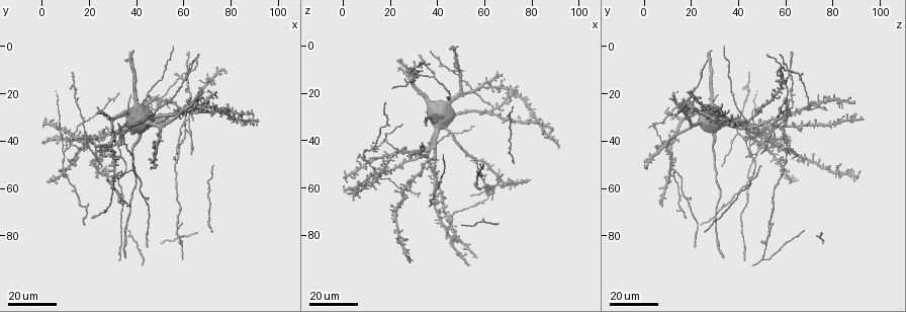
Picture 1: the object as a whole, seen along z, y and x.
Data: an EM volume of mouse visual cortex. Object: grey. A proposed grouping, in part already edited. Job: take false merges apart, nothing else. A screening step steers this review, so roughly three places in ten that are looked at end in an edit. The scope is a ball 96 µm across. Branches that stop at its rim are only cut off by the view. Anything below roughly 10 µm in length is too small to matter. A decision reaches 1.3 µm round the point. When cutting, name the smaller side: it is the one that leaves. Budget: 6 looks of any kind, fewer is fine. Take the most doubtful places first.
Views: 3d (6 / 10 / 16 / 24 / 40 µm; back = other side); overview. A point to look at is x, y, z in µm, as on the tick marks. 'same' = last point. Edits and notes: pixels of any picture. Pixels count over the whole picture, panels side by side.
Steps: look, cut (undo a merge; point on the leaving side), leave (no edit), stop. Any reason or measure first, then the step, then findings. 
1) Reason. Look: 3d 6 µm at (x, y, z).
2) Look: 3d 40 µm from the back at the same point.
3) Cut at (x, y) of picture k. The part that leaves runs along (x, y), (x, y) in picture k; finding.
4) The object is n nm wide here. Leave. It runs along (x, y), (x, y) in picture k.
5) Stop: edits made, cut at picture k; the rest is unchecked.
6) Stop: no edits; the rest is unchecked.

Three arms meet. Look: 3d 24 µm at (17, 36, 39).

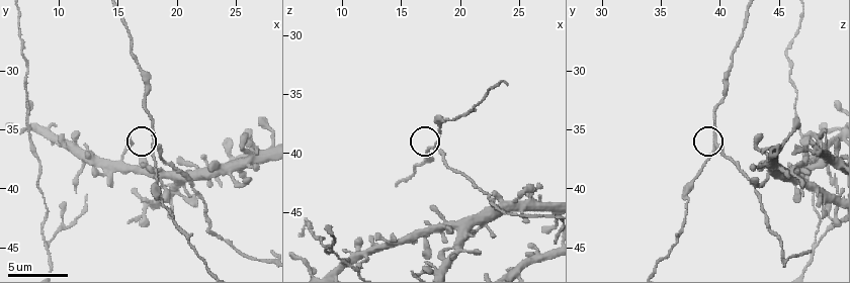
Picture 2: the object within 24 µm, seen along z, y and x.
Look: 3d 6 µm at (18.0, 36.4, 39.6).

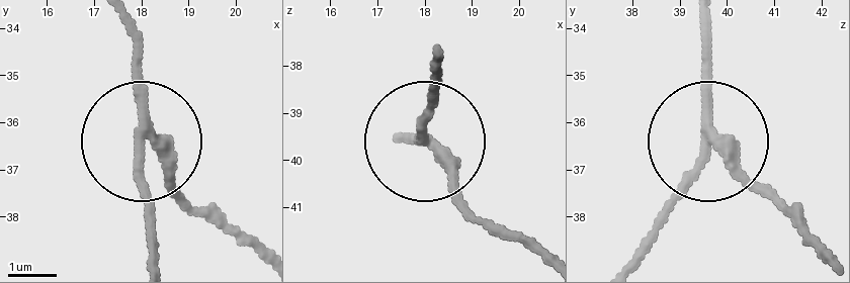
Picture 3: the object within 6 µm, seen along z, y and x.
Cut at (147, 184) of picture 3. The part that leaves runs along (138, 124), (150, 266) in picture 3; two cells meet here.

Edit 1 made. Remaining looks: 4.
Look: overview.

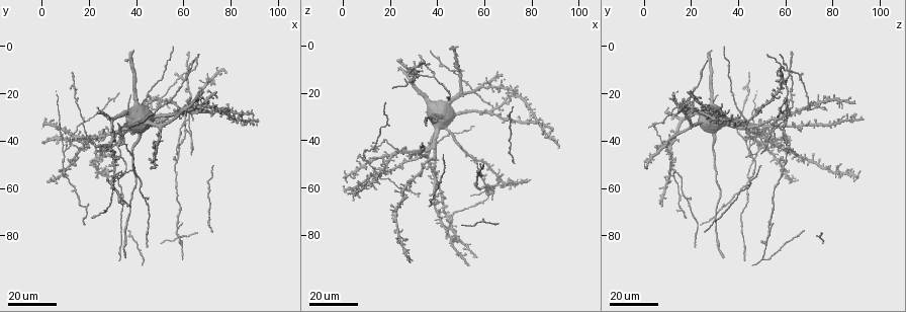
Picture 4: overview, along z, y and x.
Four-way junction. Look: 3d 16 µm at (47, 26, 72).

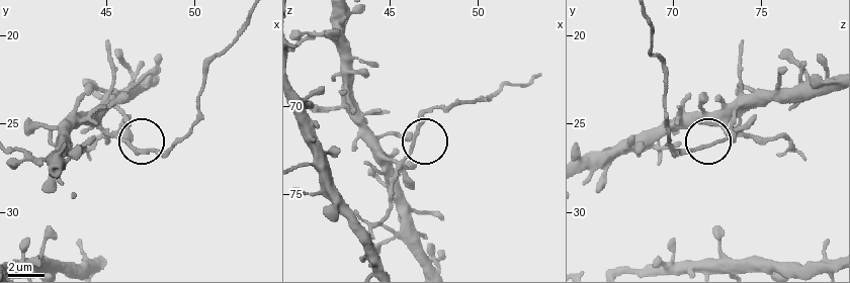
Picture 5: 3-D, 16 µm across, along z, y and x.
Look: 3d 6 µm at (46.1, 25.8, 73.2).

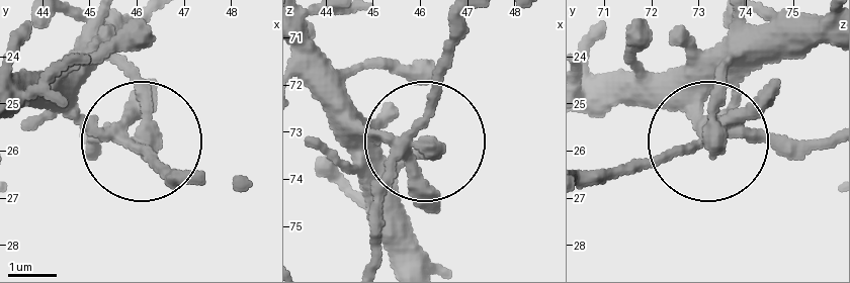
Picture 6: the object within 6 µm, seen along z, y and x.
Cut at (156, 159) of picture 6. The part that leaves runs along (116, 137), (188, 174) in picture 6; two cells meet here.

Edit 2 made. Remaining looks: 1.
Stop: edits made, cut at picture 3, cut at picture 6; the rest is unchecked.

